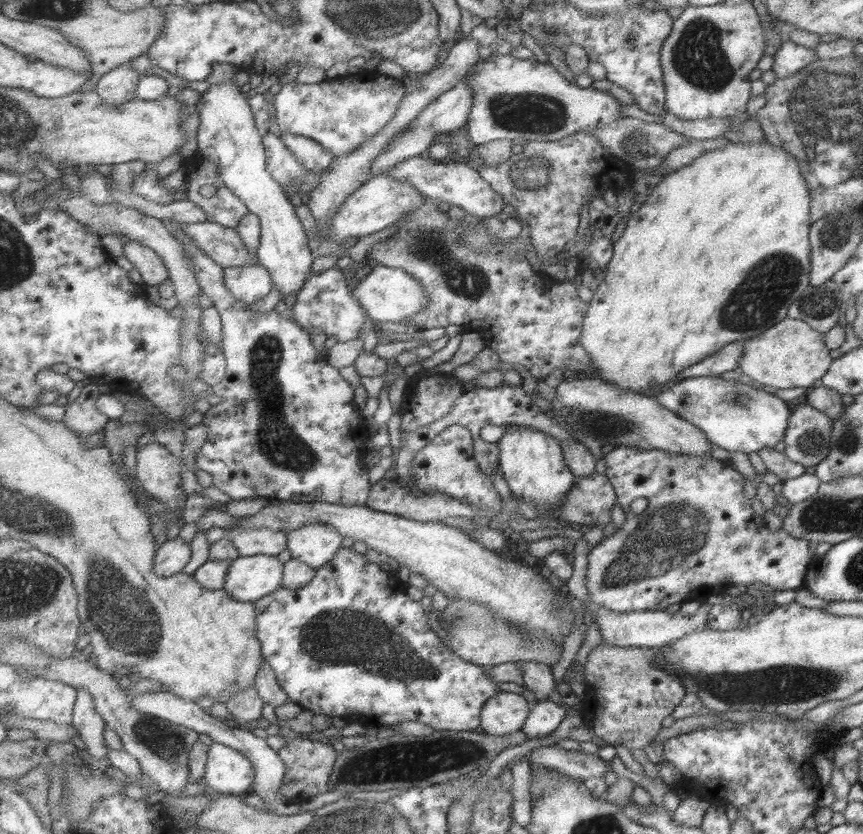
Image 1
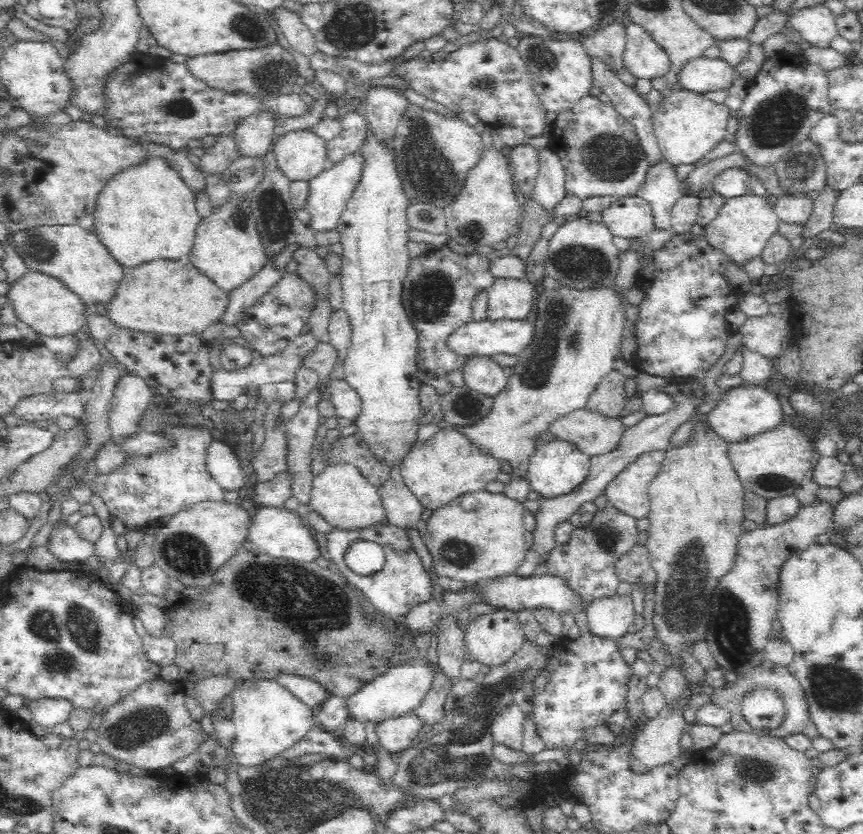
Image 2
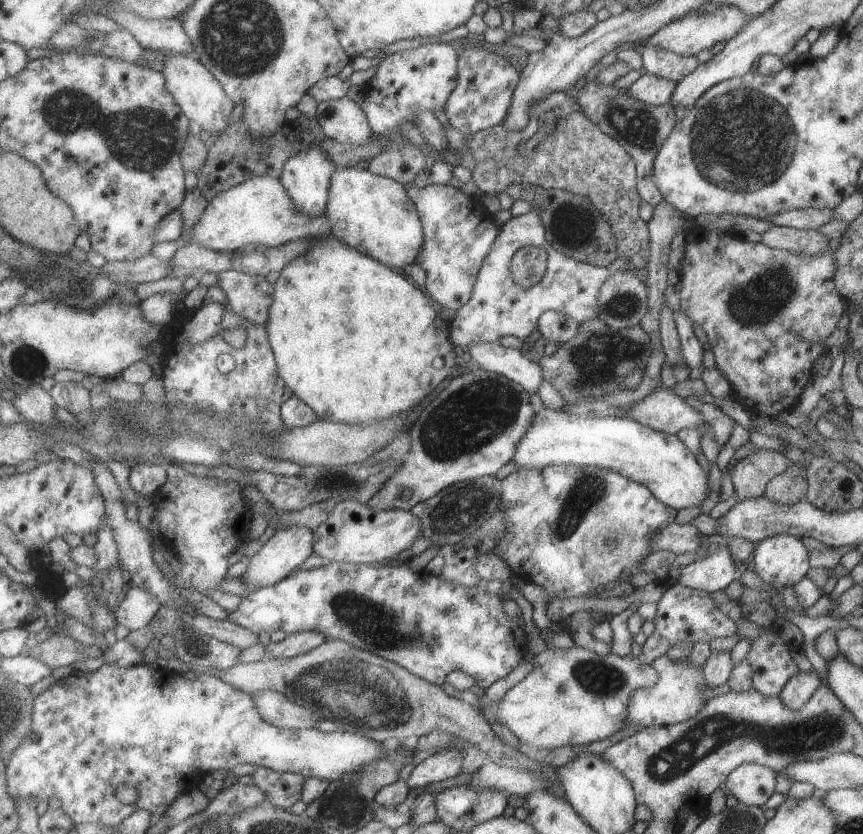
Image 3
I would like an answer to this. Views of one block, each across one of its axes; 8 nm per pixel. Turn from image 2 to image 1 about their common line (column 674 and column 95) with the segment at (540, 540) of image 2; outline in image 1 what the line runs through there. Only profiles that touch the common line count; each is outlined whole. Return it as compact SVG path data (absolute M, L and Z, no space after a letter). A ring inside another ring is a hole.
M90 384L83 390L83 396L77 397L77 399L74 399L69 404L66 405L66 413L65 413L65 420L66 426L69 426L69 428L76 430L77 432L80 432L85 437L95 434L95 432L99 432L99 430L102 430L102 432L105 433L105 429L107 428L107 424L109 424L109 416L106 416L106 414L103 414L99 407L97 406L99 397L101 396L101 392L99 392L99 389L97 385Z

